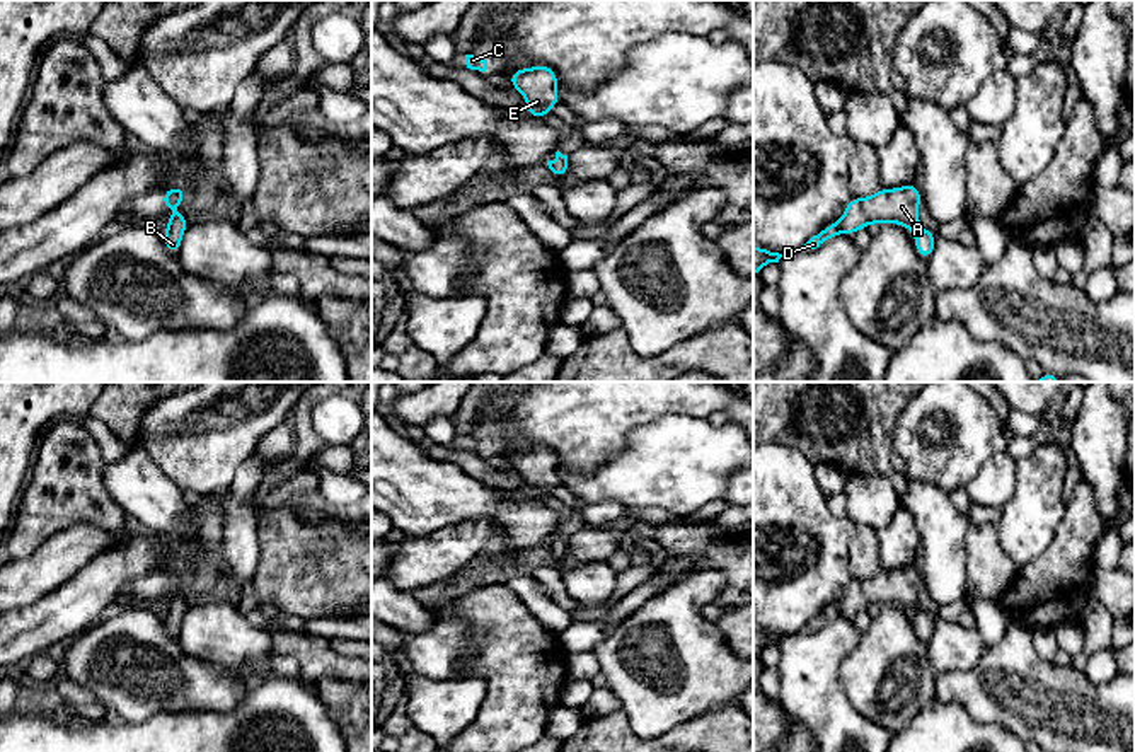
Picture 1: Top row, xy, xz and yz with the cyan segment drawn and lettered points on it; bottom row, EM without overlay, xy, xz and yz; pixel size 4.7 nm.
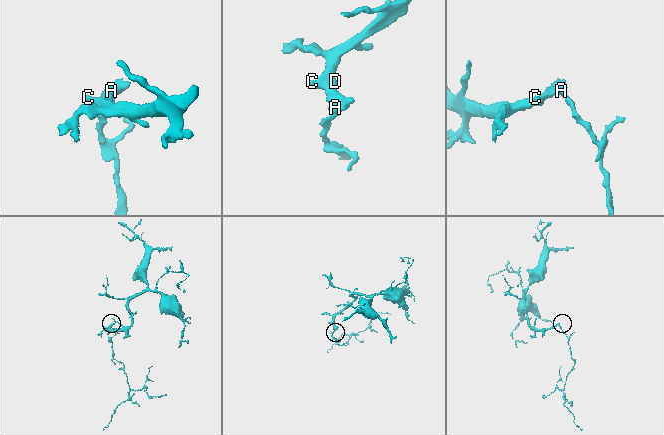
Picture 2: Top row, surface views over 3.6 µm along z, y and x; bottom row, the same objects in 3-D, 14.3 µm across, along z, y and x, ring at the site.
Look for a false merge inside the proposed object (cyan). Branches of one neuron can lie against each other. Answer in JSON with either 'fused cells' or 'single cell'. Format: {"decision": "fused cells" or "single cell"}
{"decision": "single cell"}

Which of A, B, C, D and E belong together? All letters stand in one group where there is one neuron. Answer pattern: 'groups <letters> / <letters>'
groups A B C D E

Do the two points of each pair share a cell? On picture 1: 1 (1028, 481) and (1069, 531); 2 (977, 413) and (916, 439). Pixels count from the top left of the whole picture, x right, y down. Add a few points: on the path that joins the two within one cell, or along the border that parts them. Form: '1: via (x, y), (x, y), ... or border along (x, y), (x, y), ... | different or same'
1: border along (1065, 503), (1057, 532), (1040, 555) | different
2: via (962, 428), (948, 430), (941, 437), (931, 439) | same

